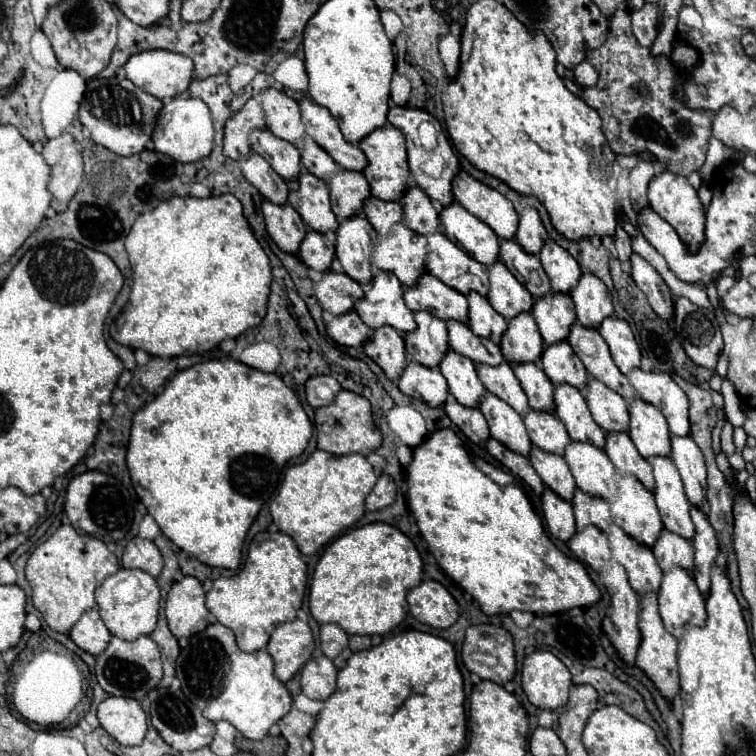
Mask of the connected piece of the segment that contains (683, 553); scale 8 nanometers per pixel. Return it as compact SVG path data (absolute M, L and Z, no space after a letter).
M662 529L662 535L654 543L652 551L654 551L654 557L656 557L658 565L662 567L662 571L668 571L674 565L684 567L686 571L692 571L692 567L694 567L692 543L668 529Z

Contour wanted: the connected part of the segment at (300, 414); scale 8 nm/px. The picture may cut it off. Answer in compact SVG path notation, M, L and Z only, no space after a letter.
M223 357L204 361L204 363L196 363L188 369L178 371L170 383L164 387L164 391L148 405L144 405L142 409L136 411L134 419L132 419L132 435L130 435L130 443L128 443L128 455L126 455L126 463L128 463L128 471L134 483L134 489L138 493L138 497L142 499L142 503L146 505L148 513L154 517L154 521L158 523L158 527L162 529L162 533L176 543L182 551L190 553L192 557L196 557L198 561L210 565L210 567L222 567L222 569L237 570L242 561L242 548L248 529L252 525L252 521L256 519L260 507L272 499L282 483L282 473L286 469L286 461L292 457L298 457L304 453L304 449L308 447L308 441L312 437L313 424L310 423L306 411L300 405L298 395L282 381L280 375L276 373L262 373L258 369L252 369L240 361L236 361L231 357Z

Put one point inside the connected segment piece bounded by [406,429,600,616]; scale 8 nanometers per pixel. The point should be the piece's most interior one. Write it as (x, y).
(481, 527)

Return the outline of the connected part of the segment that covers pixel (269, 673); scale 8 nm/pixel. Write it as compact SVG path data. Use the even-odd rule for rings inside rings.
M212 623L208 625L202 633L192 635L188 639L188 647L182 653L184 665L178 667L178 679L182 681L182 691L184 695L200 707L202 715L210 721L228 721L232 723L244 737L248 739L262 739L269 734L270 728L278 719L282 719L290 709L292 709L292 697L282 681L276 679L274 675L274 663L272 657L268 655L266 649L254 651L254 653L244 653L234 641L234 633L224 627L222 623Z

